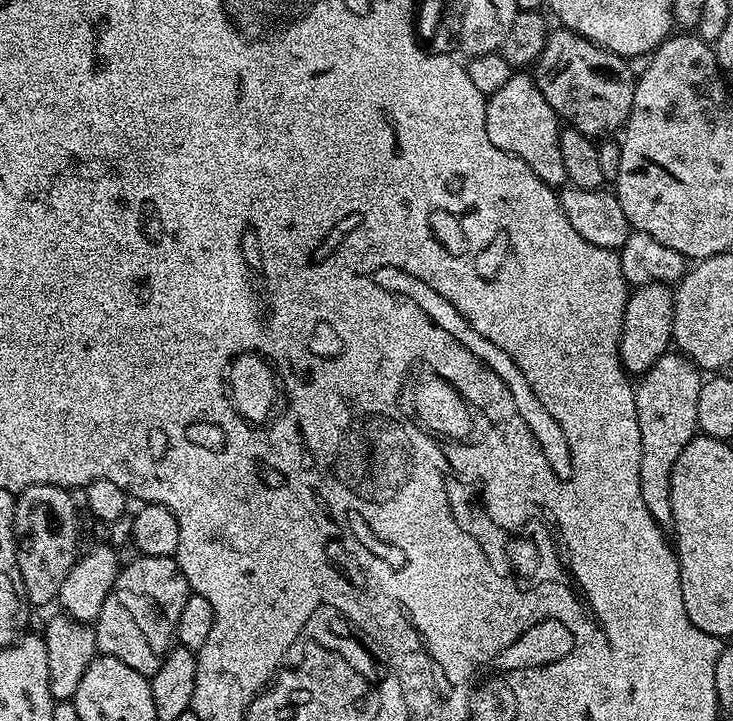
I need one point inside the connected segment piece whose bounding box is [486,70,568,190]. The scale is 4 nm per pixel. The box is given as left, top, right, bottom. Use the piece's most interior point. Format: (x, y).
(518, 120)

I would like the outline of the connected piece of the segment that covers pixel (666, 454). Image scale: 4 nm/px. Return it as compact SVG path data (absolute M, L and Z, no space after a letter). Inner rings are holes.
M669 350L658 358L658 362L654 362L654 366L650 366L650 370L646 370L644 375L639 377L638 383L635 385L638 434L642 442L642 458L638 462L638 486L642 489L642 502L646 502L646 510L650 510L650 518L654 518L654 522L657 526L665 530L671 529L674 525L674 510L672 509L672 471L678 462L678 454L682 454L684 447L698 435L698 394L700 393L701 383L701 369L697 368L687 356L681 356L679 351Z

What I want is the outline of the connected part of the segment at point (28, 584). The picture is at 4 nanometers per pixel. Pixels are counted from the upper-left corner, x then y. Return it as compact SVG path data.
M35 484L23 488L16 496L16 509L14 510L14 526L16 531L16 557L18 570L22 574L22 586L26 590L29 605L48 604L57 599L62 590L62 582L66 582L66 574L70 574L70 566L74 566L78 549L82 544L80 538L80 522L78 511L71 502L69 489L59 488L53 484Z

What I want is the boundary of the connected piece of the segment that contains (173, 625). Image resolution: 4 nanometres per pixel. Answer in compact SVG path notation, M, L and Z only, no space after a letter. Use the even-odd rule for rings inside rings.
M141 554L136 561L123 565L94 621L97 653L118 658L130 670L150 678L174 647L178 618L189 594L186 578L173 557Z

